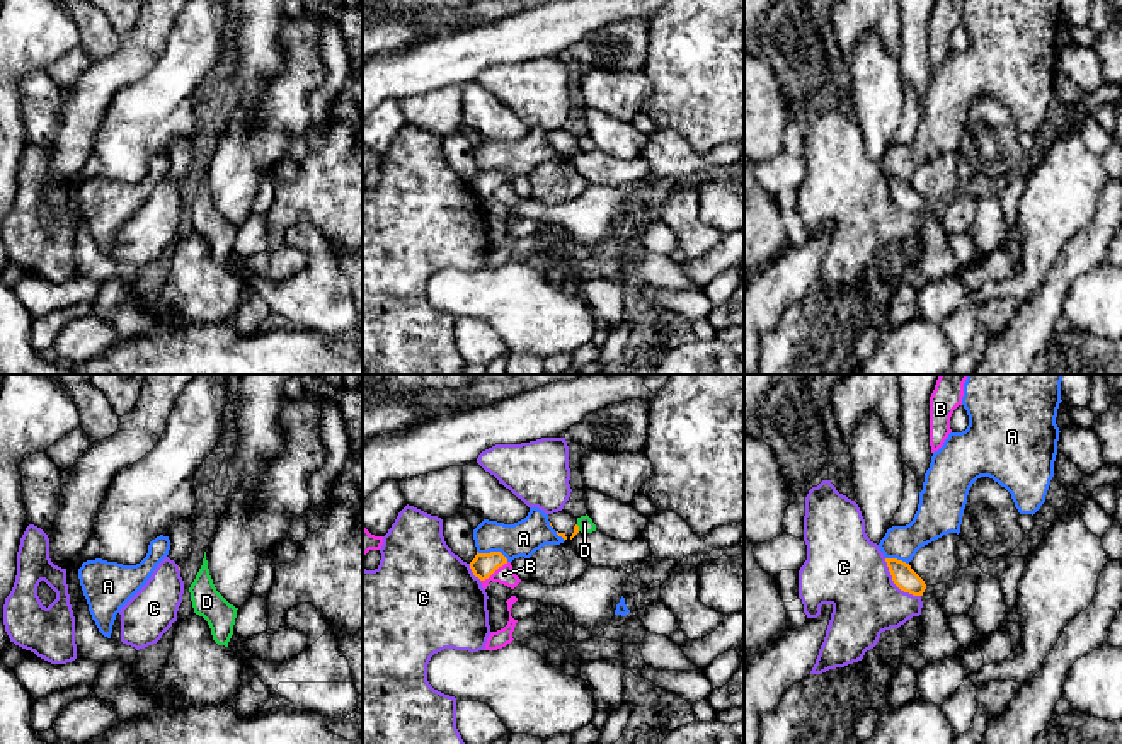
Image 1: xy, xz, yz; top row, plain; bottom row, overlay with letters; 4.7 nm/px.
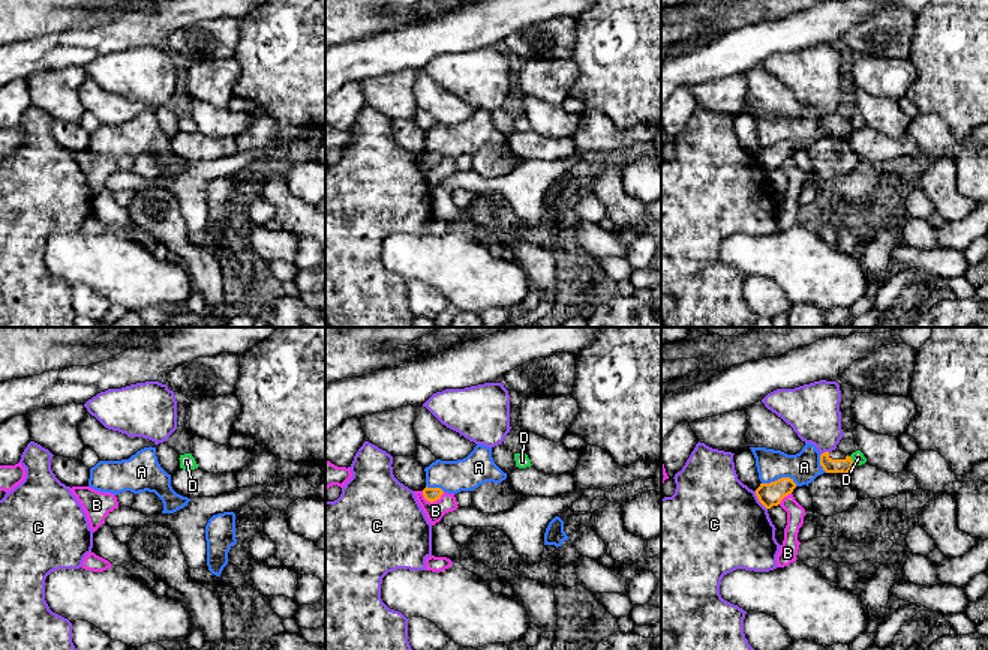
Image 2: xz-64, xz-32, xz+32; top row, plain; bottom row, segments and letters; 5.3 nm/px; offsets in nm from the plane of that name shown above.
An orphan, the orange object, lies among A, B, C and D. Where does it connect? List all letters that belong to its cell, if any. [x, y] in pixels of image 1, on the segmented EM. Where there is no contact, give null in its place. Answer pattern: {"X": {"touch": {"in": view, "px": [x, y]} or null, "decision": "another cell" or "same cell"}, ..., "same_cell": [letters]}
{"A": {"touch": {"in": "xz", "px": [492, 552]}, "decision": "another cell"}, "B": {"touch": {"in": "xz", "px": [494, 571]}, "decision": "another cell"}, "C": {"touch": {"in": "yz", "px": [896, 584]}, "decision": "another cell"}, "D": {"touch": {"in": "xz", "px": [578, 528]}, "decision": "another cell"}, "same_cell": []}

